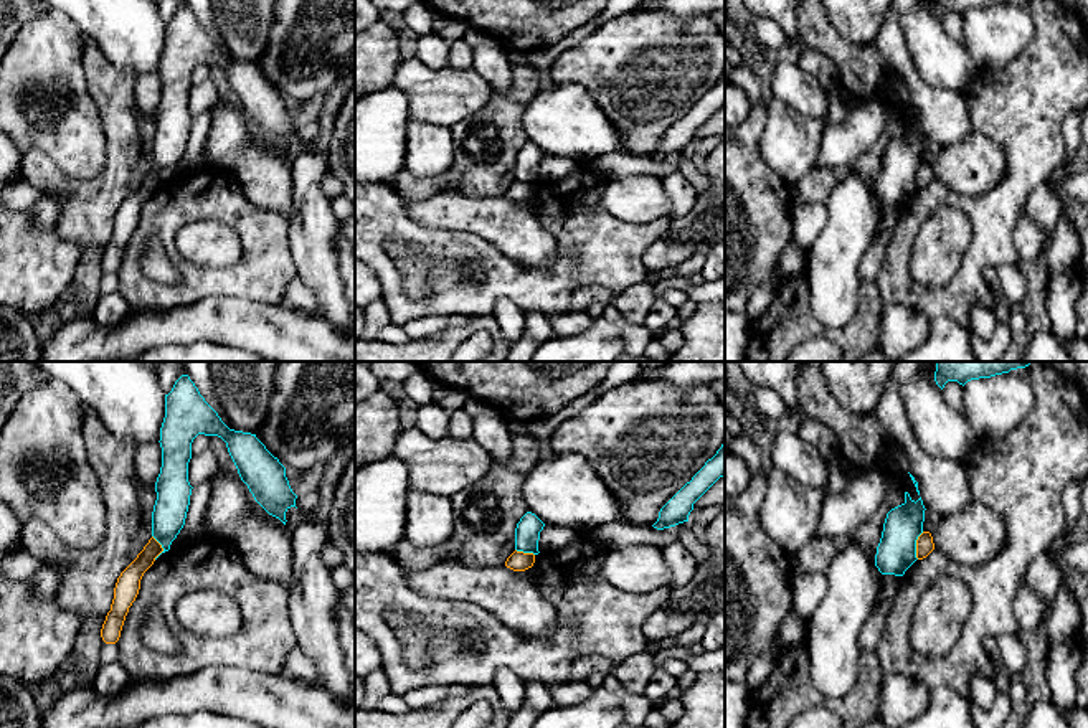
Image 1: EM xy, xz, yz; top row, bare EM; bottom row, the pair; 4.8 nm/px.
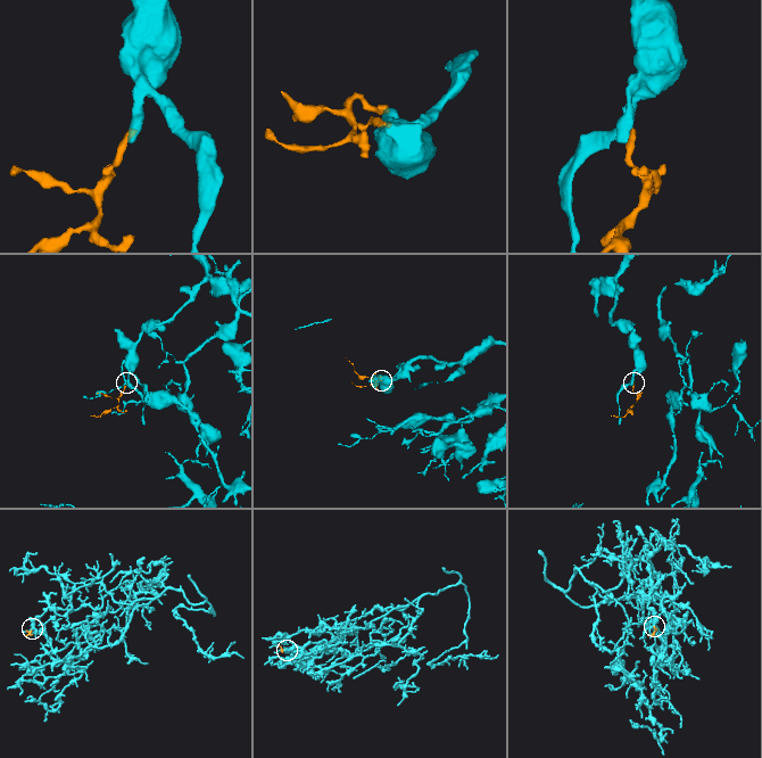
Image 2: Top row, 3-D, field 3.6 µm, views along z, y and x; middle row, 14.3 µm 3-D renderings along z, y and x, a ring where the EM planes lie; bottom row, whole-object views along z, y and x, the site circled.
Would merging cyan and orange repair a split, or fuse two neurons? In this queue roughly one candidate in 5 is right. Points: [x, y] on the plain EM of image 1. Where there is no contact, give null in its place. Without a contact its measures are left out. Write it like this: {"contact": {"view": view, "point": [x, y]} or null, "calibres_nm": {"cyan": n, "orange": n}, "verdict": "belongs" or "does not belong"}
{"contact": {"view": "yz", "point": [915, 175]}, "calibres_nm": {"cyan": 190, "orange": 90}, "verdict": "does not belong"}

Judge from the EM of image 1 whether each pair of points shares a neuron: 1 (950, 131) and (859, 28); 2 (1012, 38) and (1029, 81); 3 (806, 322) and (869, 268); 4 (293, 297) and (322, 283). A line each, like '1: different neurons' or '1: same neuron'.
1: different neurons
2: different neurons
3: different neurons
4: different neurons

